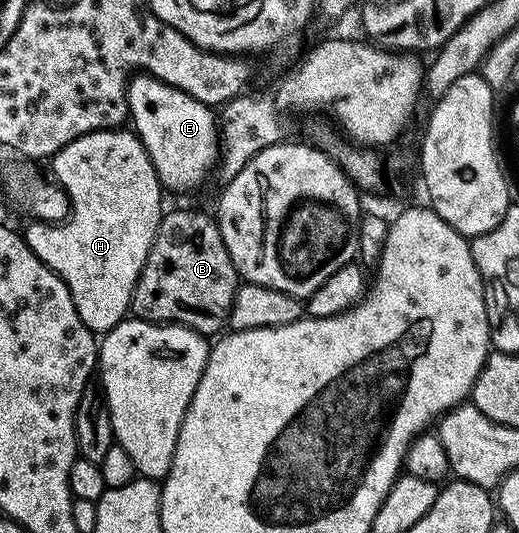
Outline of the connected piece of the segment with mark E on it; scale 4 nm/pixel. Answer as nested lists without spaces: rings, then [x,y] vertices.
[[[130,76],[127,99],[129,100],[129,116],[132,128],[135,130],[137,138],[143,143],[162,186],[166,190],[174,189],[177,193],[185,193],[188,189],[203,184],[208,179],[209,172],[212,169],[214,172],[219,161],[218,114],[210,106],[199,103],[199,99],[159,81],[157,77]]]

